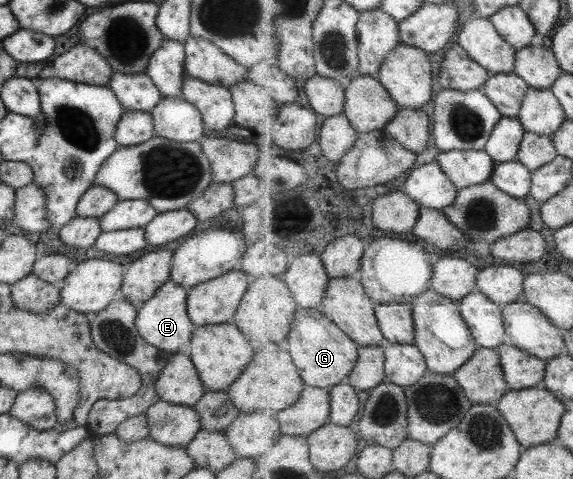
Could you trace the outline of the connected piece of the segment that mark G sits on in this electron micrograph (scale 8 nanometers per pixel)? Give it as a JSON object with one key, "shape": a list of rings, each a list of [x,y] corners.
{"shape":[[[299,308],[297,318],[293,322],[291,330],[291,348],[293,360],[297,362],[301,376],[305,383],[317,388],[329,389],[347,381],[352,370],[356,368],[356,362],[360,358],[360,347],[344,330],[325,315],[321,308],[307,310]]]}

